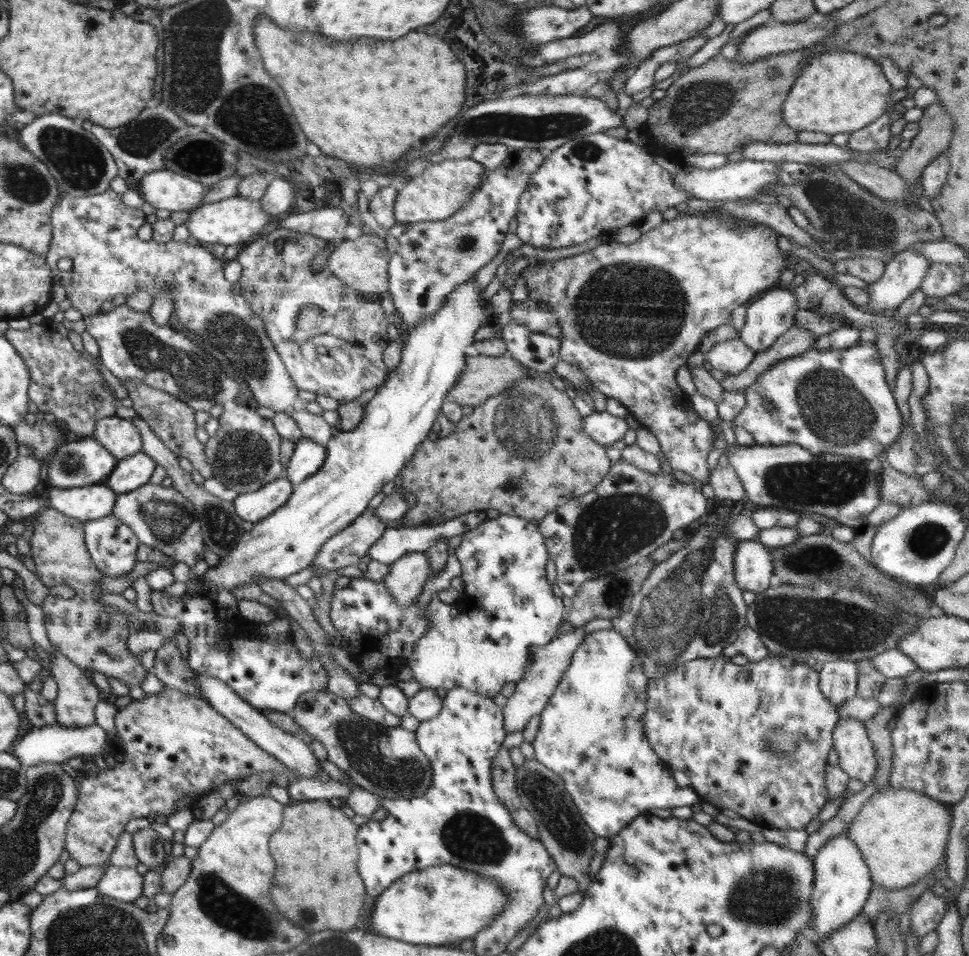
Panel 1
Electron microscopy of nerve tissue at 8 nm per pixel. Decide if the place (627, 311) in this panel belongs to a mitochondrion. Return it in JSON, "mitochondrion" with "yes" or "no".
{"mitochondrion":"yes"}

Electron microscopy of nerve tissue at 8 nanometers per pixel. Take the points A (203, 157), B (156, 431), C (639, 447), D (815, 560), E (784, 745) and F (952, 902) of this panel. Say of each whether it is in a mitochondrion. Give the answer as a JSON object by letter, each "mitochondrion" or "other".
{"A":"mitochondrion","B":"other","C":"other","D":"mitochondrion","E":"mitochondrion","F":"other"}

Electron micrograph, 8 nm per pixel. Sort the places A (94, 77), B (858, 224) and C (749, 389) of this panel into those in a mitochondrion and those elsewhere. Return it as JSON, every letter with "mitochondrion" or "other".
{"A":"other","B":"mitochondrion","C":"other"}

